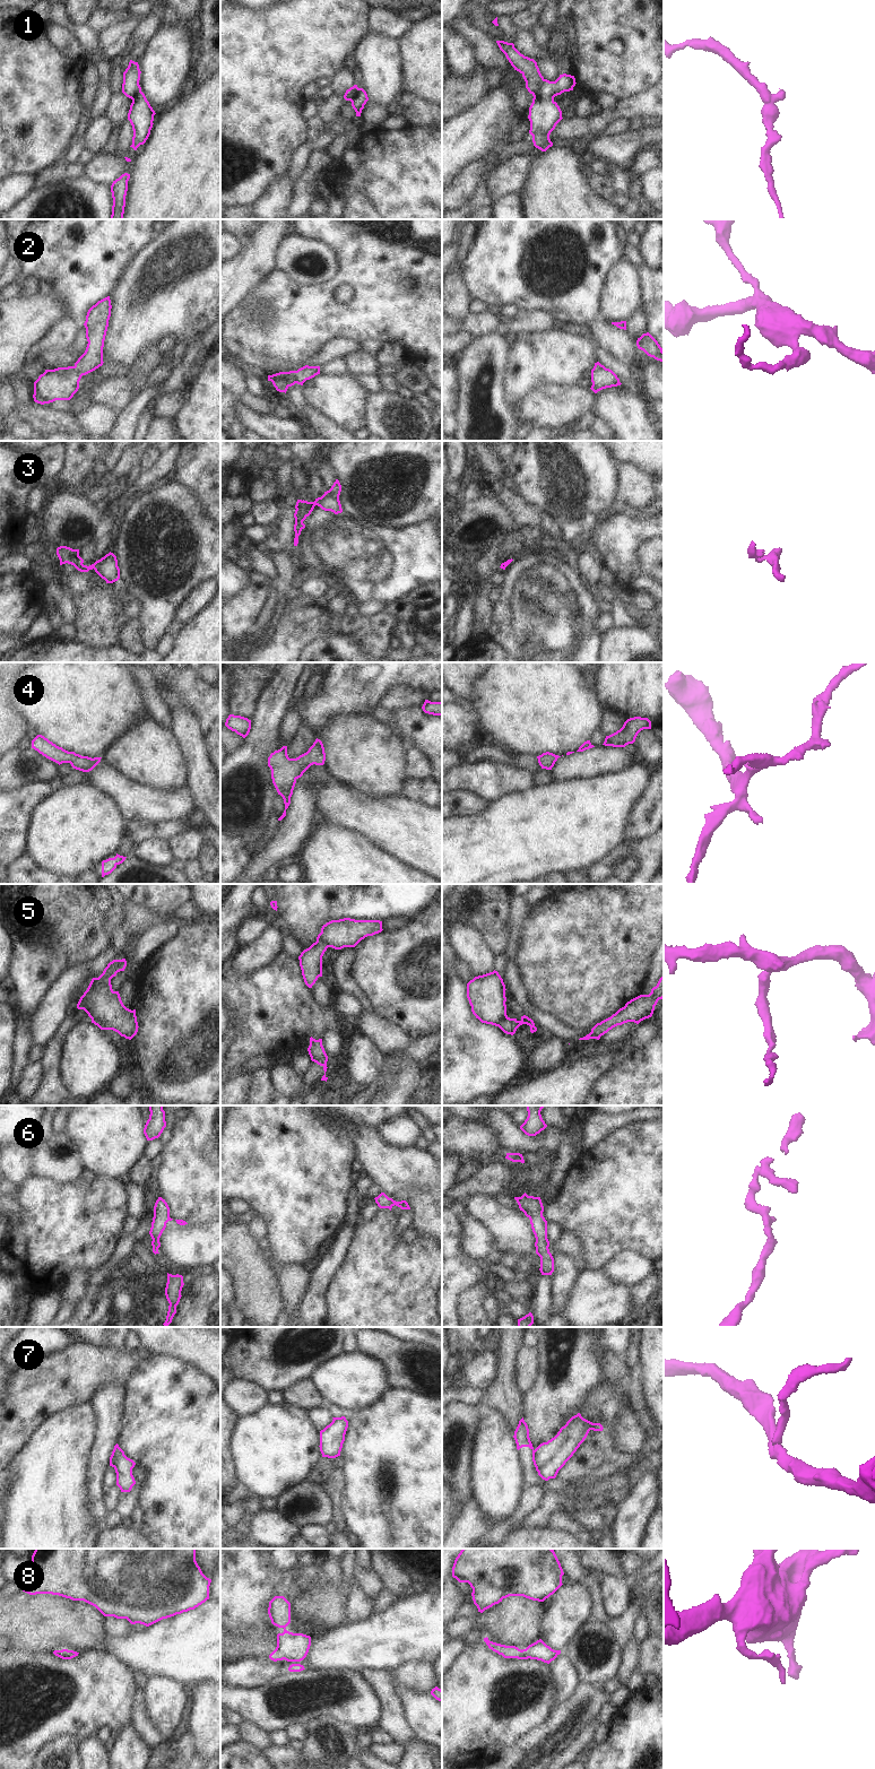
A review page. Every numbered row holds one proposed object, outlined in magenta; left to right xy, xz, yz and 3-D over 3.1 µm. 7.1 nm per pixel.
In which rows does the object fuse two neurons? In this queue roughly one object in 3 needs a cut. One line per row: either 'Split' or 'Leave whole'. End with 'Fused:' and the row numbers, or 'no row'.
1: Split
2: Leave whole
3: Split
4: Leave whole
5: Split
6: Leave whole
7: Split
8: Leave whole
Fused: 1, 3, 5, 7

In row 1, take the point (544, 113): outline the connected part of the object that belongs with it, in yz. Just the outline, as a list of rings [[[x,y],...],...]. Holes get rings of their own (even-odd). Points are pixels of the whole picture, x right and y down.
[[[563,73],[555,81],[544,79],[540,89],[532,94],[534,98],[528,115],[529,133],[532,136],[534,146],[542,151],[546,151],[553,146],[549,135],[563,119],[562,111],[554,97],[573,90],[575,84],[574,76]]]

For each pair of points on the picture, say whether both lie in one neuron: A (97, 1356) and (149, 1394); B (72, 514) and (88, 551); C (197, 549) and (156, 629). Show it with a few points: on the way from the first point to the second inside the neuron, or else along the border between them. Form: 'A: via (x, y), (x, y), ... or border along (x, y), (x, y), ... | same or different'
A: border along (146, 1359), (135, 1369), (124, 1384) | different
B: via (84, 520), (92, 526), (92, 534), (88, 539) | same
C: via (178, 569), (163, 583), (161, 609) | same

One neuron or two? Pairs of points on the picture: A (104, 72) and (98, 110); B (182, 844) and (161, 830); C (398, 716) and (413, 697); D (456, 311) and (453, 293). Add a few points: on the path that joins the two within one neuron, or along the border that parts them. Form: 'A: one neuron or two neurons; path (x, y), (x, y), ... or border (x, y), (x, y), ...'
A: one neuron; path (103, 81), (103, 96), (101, 101)
B: two neurons; border (193, 824), (171, 840)
C: two neurons; border (423, 701), (391, 712)
D: one neuron; path (456, 306), (453, 297)

